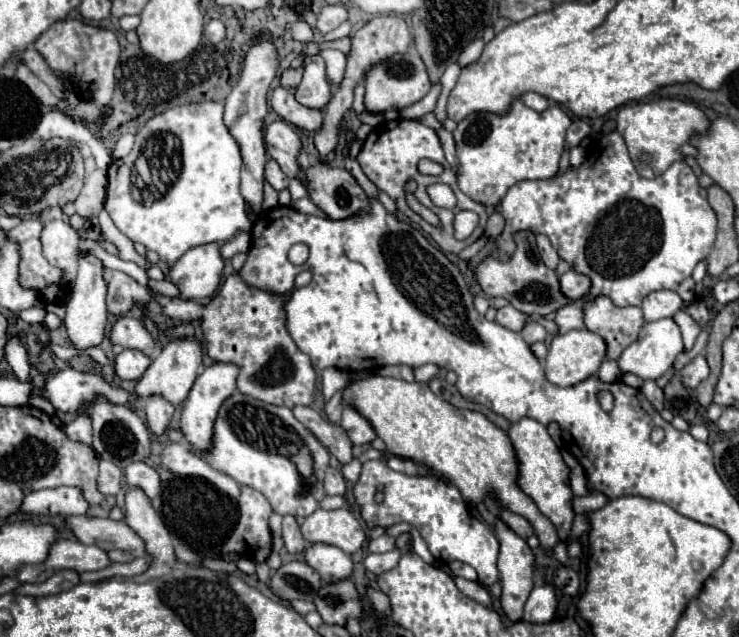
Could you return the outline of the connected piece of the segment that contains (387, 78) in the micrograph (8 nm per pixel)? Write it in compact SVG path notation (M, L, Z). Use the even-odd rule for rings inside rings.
M415 50L405 54L395 54L365 72L365 108L373 114L383 114L387 110L403 110L415 102L419 102L431 88L425 66Z

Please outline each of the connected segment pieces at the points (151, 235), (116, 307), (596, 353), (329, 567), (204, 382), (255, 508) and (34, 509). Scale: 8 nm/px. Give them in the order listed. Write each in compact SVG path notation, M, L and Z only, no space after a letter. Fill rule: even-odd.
M199 102L199 104L185 104L185 106L175 106L163 114L157 114L151 118L143 128L137 132L137 146L127 158L115 160L115 168L109 168L107 174L107 198L105 198L105 210L109 212L111 220L115 226L135 242L141 242L147 250L155 250L163 262L175 264L189 248L201 246L207 242L227 242L231 240L237 232L247 232L251 230L251 220L247 218L245 212L245 200L239 192L239 172L241 172L241 154L237 142L231 138L229 130L223 124L223 106L219 102ZM155 138L167 138L167 170L163 172L163 182L165 190L159 190L151 196L145 206L139 206L139 202L133 200L131 196L131 170L133 162L141 154L143 146L147 140Z
M103 270L107 282L107 310L113 316L127 314L135 304L149 304L153 298L145 286L139 286L131 276L119 270Z
M571 330L567 334L559 334L553 338L549 346L549 356L545 360L545 376L549 382L557 386L573 386L597 374L601 362L605 360L607 344L605 340L589 330Z
M311 544L305 550L305 562L319 572L325 582L339 582L343 578L351 578L353 560L349 554L329 544Z
M215 362L213 366L205 368L203 374L197 376L187 400L183 402L183 414L181 414L181 432L185 434L185 440L191 444L195 452L205 452L211 446L213 422L217 418L219 406L237 390L237 384L235 384L237 374L239 374L239 366Z
M241 486L239 510L239 524L225 542L223 552L237 552L239 556L255 562L265 562L271 552L271 530L267 522L271 516L271 506L261 492Z
M59 486L51 490L37 490L29 492L21 504L21 510L27 514L85 514L87 512L87 500L83 498L79 488Z

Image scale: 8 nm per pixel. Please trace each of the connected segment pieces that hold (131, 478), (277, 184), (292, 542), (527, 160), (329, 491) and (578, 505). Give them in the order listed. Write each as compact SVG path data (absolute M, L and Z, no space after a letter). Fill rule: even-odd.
M133 462L125 468L125 482L129 486L139 486L145 494L153 500L161 492L161 478L155 468L147 466L145 462Z
M269 160L265 164L265 180L279 192L283 188L289 186L289 178L283 174L283 170L279 168L279 164L275 160Z
M283 516L283 542L289 554L301 554L307 548L307 542L301 536L301 528L293 516Z
M515 100L511 110L503 116L489 112L467 116L453 130L459 158L457 180L461 192L483 206L495 206L517 182L553 178L559 170L559 158L565 146L565 132L569 124L569 114L557 104L545 112L535 112L521 100Z
M327 468L325 470L325 494L327 496L343 496L345 494L345 478L339 472L339 468Z
M593 490L589 496L583 496L583 498L575 496L573 498L573 508L575 508L577 514L589 514L589 512L595 512L595 510L603 508L607 502L609 502L609 498L603 492Z

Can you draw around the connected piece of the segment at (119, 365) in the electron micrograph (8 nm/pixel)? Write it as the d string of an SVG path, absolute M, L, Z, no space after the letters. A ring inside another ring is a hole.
M123 350L115 356L115 374L121 380L139 380L149 368L151 360L139 350Z

